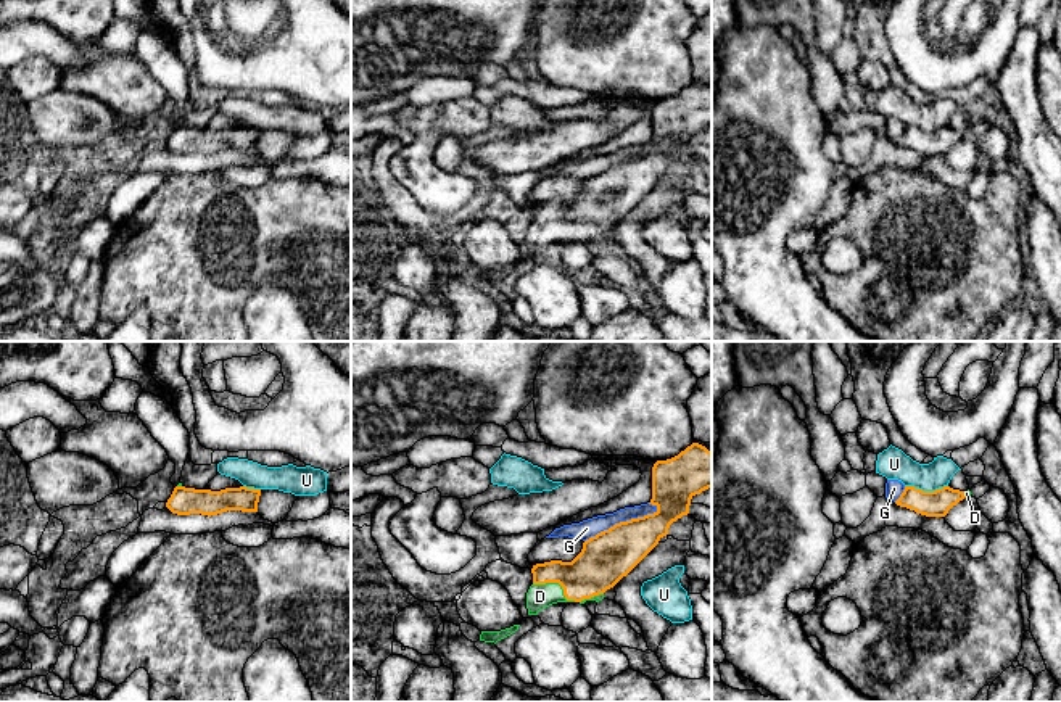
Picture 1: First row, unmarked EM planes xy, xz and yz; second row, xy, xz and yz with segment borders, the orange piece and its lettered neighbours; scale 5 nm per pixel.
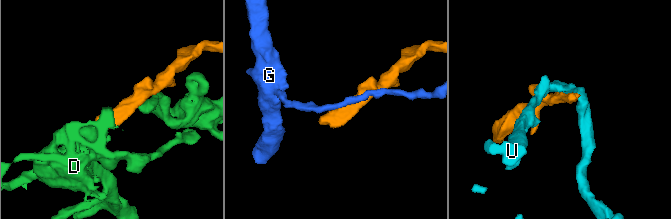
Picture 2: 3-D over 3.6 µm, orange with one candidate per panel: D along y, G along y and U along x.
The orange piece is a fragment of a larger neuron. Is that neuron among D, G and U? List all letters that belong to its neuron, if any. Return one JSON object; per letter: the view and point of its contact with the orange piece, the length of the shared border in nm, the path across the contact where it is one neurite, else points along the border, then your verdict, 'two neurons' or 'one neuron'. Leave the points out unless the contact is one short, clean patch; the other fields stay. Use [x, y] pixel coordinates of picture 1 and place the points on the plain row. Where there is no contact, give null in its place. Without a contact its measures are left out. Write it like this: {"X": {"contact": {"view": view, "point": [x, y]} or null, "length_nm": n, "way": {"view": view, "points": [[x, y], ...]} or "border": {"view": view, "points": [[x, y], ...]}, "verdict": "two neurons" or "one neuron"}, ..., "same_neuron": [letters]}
{"D": {"contact": {"view": "xz", "point": [557, 221]}, "length_nm": 240, "way": {"view": "xz", "points": [[602, 202], [582, 219], [557, 221], [540, 235]]}, "verdict": "one neuron"}, "G": {"contact": {"view": "xz", "point": [622, 161]}, "length_nm": 400, "verdict": "two neurons"}, "U": {"contact": {"view": "yz", "point": [926, 131]}, "length_nm": 220, "border": {"view": "yz", "points": [[905, 124], [923, 129], [947, 126]]}, "verdict": "two neurons"}, "same_neuron": ["D"]}

